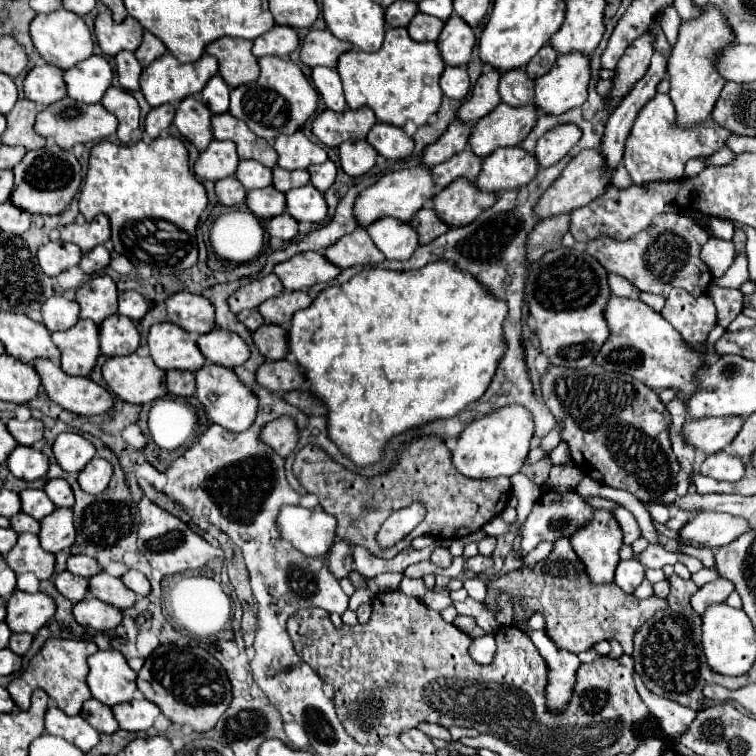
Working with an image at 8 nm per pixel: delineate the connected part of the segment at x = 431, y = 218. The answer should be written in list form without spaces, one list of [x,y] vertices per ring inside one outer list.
[[[421,208],[409,222],[417,232],[419,232],[419,242],[421,244],[429,244],[435,238],[439,238],[441,234],[445,234],[445,230],[449,230],[449,226],[439,220],[439,216],[433,212],[433,208]]]

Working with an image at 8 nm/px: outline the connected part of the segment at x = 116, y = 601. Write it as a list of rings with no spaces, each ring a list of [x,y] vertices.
[[[99,572],[97,576],[89,578],[89,592],[91,596],[119,608],[131,608],[137,602],[137,594],[133,594],[133,590],[129,590],[119,578],[109,576],[107,572]]]

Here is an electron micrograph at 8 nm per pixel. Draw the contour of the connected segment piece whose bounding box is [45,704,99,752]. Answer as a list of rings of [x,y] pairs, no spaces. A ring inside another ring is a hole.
[[[51,704],[45,714],[45,732],[65,738],[83,752],[99,744],[99,732],[95,728],[91,728],[81,716],[67,716],[55,704]]]

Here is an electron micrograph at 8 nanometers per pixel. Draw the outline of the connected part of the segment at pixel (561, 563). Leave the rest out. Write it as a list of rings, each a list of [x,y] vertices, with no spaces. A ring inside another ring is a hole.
[[[561,538],[561,542],[555,542],[551,554],[545,560],[541,560],[537,566],[529,570],[523,570],[523,568],[513,570],[501,576],[499,580],[491,582],[485,604],[493,610],[497,610],[497,604],[495,604],[497,590],[511,592],[515,600],[515,620],[523,616],[529,618],[533,612],[541,612],[547,620],[549,638],[559,648],[567,648],[575,654],[591,650],[601,640],[609,640],[609,642],[617,640],[623,646],[623,652],[631,654],[633,652],[633,634],[637,632],[637,628],[649,616],[653,616],[655,610],[665,608],[663,598],[651,596],[647,600],[637,600],[635,596],[621,592],[617,584],[593,586],[589,578],[585,578],[585,570],[579,564],[579,558],[571,548],[569,538]],[[601,604],[603,604],[603,614],[601,614]]]

